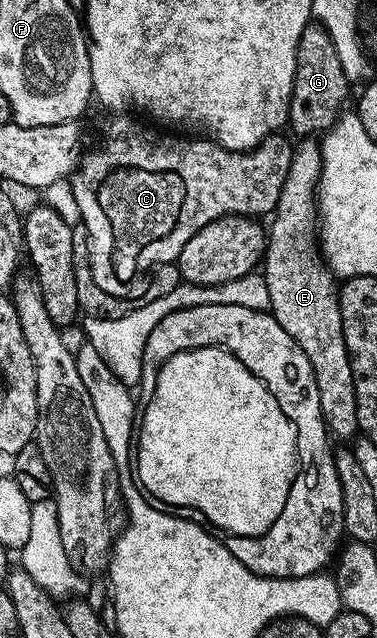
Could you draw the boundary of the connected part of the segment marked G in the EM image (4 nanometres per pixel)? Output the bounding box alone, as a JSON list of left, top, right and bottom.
[288,25,351,139]

